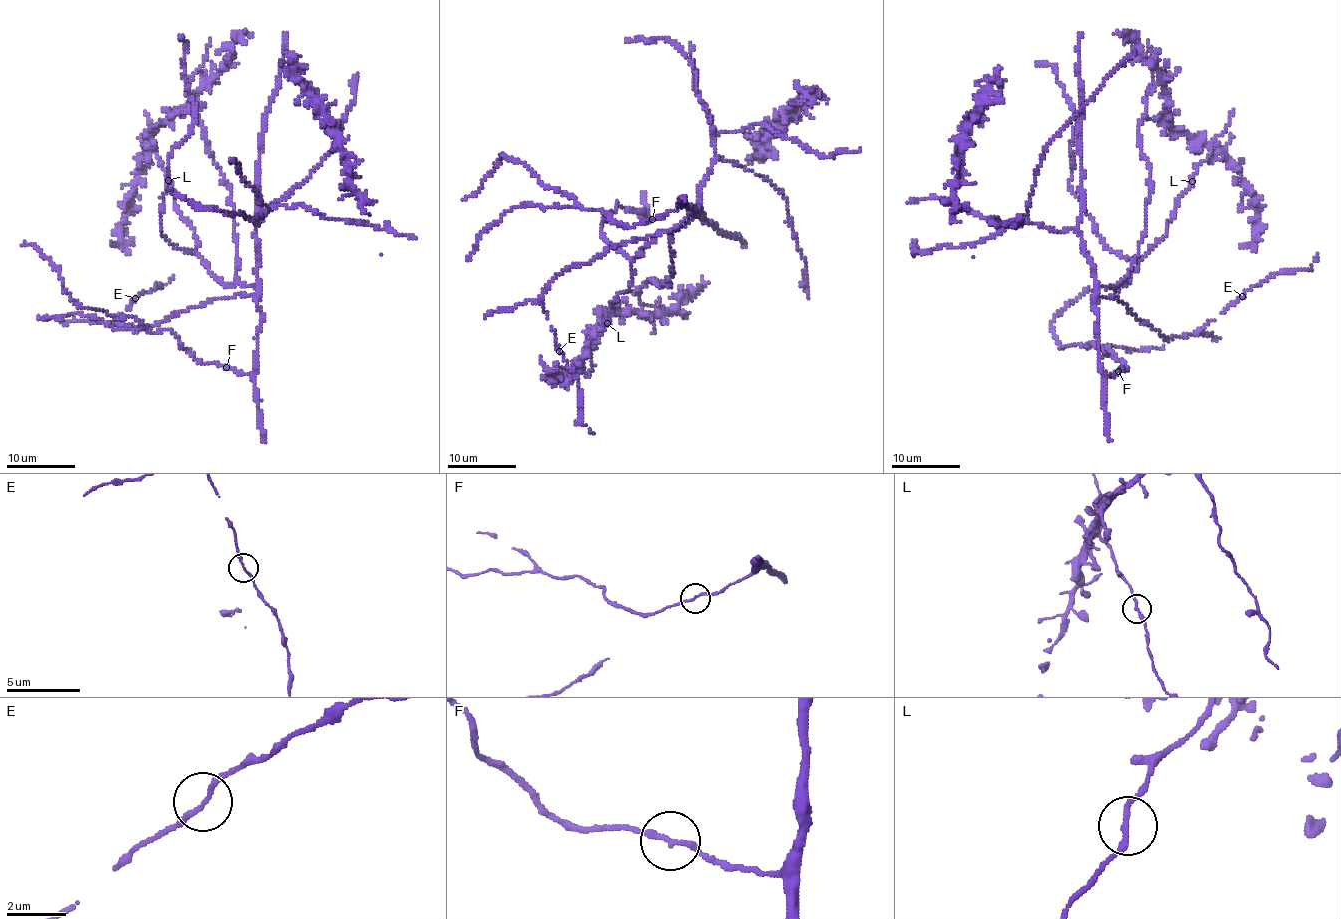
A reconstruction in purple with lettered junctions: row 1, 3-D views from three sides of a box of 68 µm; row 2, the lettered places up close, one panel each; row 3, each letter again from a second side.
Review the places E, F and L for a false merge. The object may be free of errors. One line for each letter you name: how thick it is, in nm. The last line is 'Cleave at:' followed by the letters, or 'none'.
Cleave at: none

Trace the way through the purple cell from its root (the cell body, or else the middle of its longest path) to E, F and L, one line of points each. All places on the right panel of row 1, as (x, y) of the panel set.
E: (1103, 287), (1098, 290), (1098, 297), (1117, 297), (1139, 321), (1169, 339), (1199, 332), (1242, 297)
F: (1103, 287), (1096, 293), (1099, 366), (1109, 377), (1118, 370)
L: (1103, 287), (1113, 286), (1116, 291), (1127, 282), (1139, 260), (1166, 235), (1178, 198), (1192, 180)

